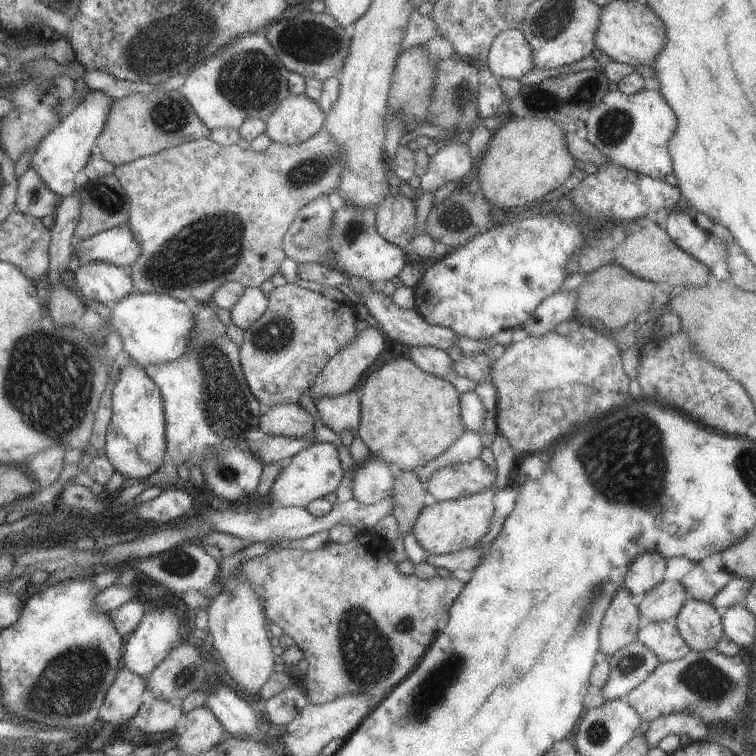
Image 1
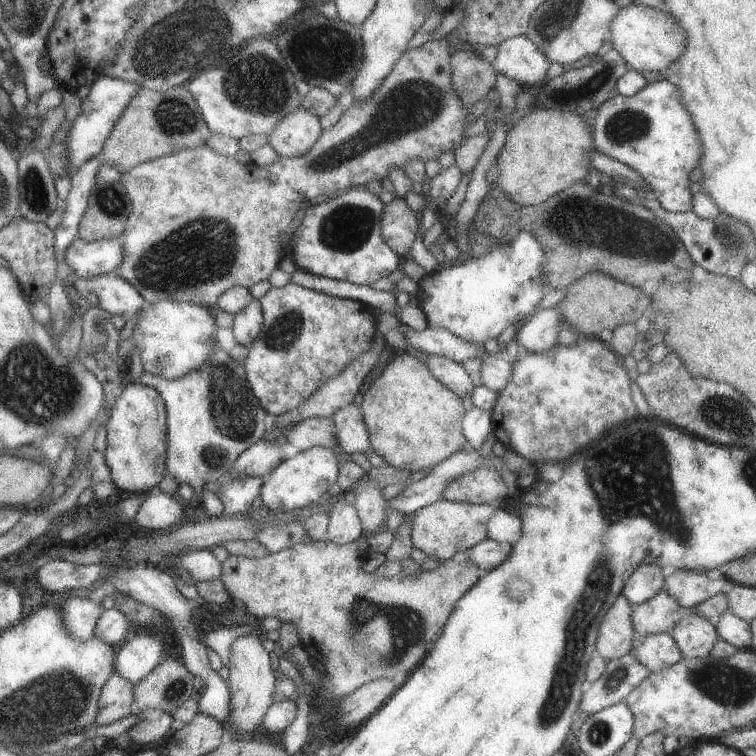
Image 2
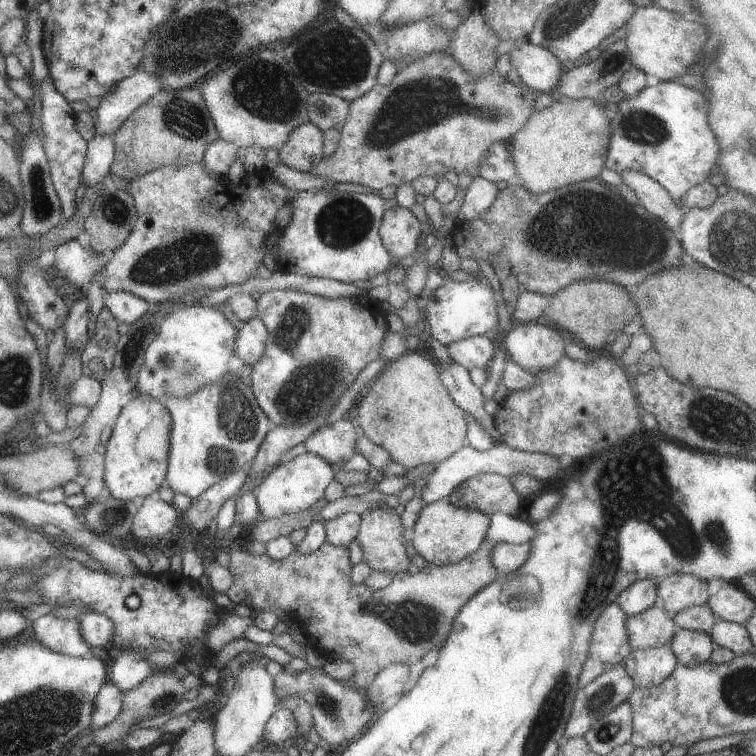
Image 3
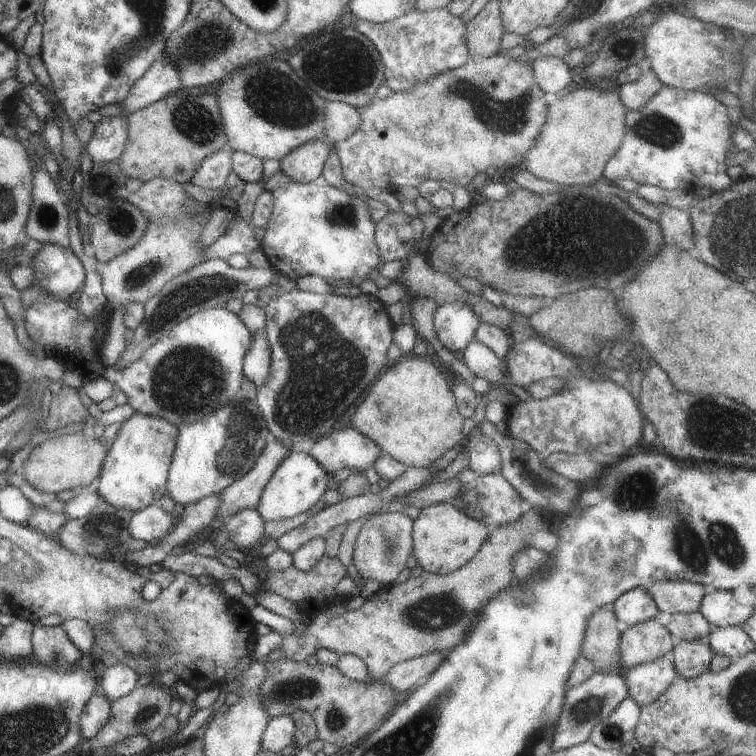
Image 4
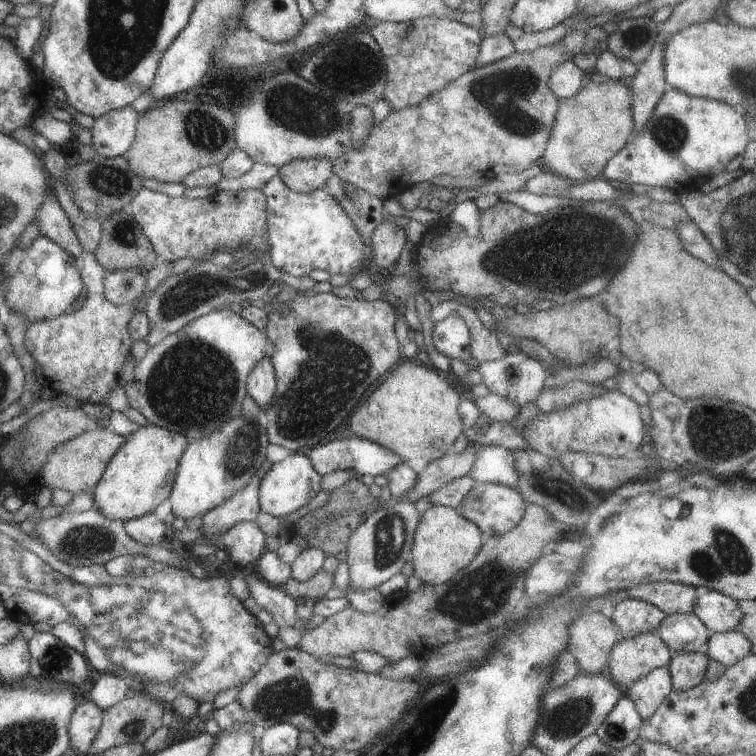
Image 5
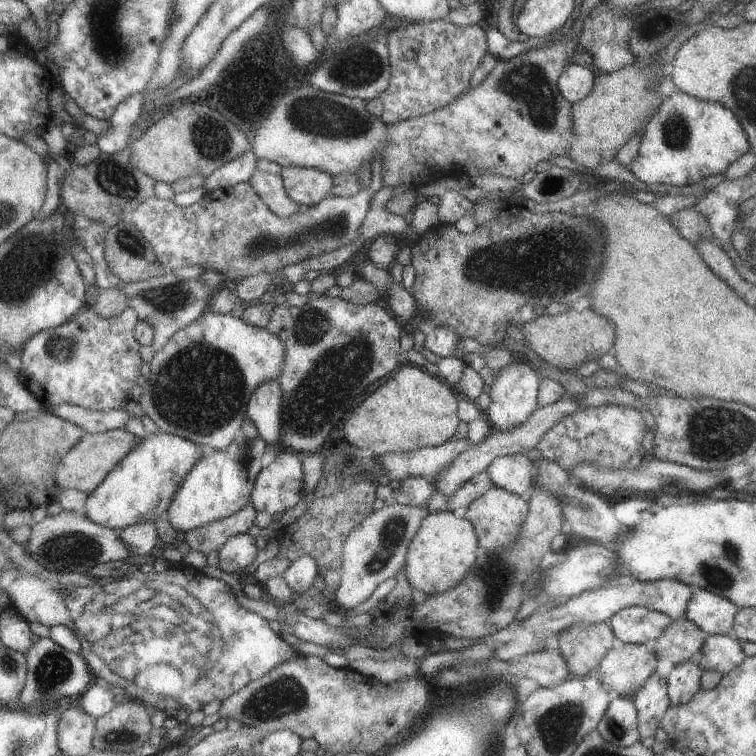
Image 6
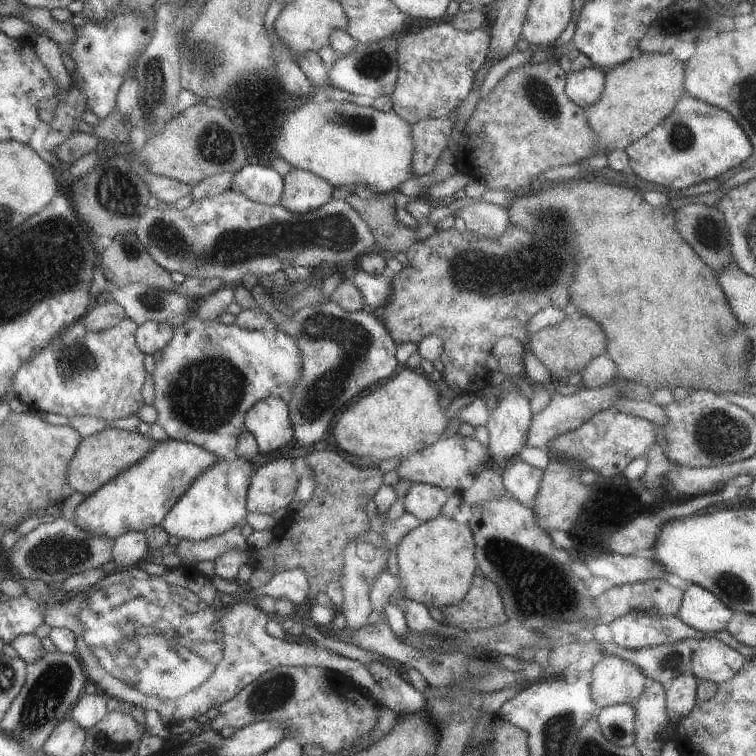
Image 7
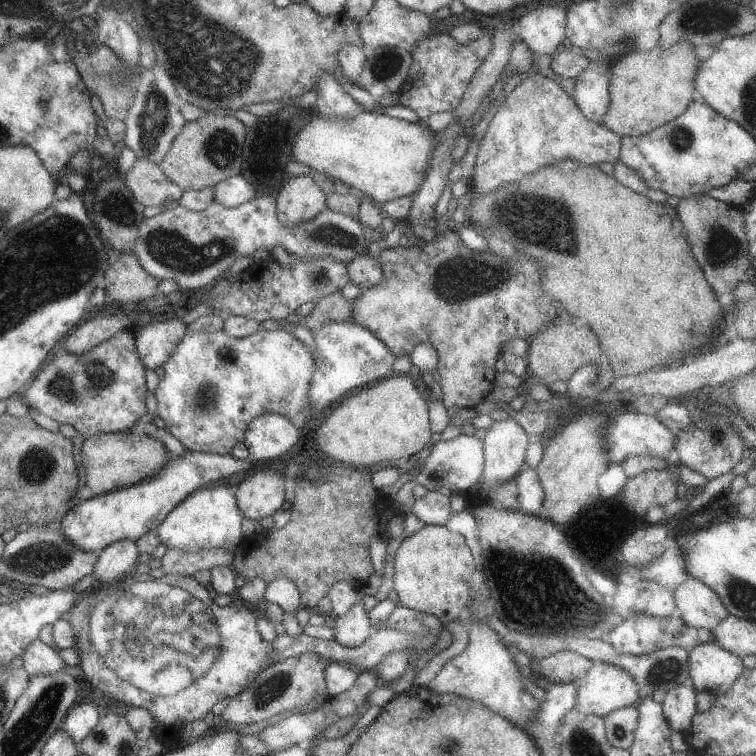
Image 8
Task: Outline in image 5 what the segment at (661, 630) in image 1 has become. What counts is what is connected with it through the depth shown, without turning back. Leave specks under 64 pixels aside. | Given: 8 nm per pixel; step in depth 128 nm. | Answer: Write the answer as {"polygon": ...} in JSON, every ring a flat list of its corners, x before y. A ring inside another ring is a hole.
{"polygon":[[666,665,655,668,624,691,633,700,644,721,656,712,668,693,673,691,669,667]]}

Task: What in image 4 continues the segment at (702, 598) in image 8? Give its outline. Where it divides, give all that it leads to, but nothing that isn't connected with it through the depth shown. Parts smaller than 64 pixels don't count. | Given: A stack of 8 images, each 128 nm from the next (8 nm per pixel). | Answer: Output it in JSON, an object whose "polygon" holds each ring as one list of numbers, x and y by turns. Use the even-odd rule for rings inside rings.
{"polygon":[[710,589,700,603,699,610,713,627,735,627,748,620,754,609,738,603,733,591]]}

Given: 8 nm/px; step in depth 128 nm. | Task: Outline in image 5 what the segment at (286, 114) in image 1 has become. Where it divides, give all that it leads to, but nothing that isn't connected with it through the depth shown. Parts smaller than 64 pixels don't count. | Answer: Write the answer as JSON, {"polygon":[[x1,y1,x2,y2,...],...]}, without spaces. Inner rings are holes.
{"polygon":[[327,158,296,159,279,168,279,177,288,188,306,194,323,188,333,175,333,162]]}

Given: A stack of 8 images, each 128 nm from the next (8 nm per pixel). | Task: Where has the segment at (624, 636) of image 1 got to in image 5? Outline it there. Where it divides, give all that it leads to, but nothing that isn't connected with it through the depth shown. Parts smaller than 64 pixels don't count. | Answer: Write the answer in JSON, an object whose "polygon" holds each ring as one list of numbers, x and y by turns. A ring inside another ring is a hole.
{"polygon":[[582,612,571,622,565,650,576,657,580,672,591,675,606,671,610,651,621,639,611,618]]}

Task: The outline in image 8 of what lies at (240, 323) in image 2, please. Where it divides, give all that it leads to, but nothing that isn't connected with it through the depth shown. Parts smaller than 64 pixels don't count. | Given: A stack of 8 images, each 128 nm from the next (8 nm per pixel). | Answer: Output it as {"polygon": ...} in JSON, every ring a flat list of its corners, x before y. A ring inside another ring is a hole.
{"polygon":[[276,413,257,416,248,425,243,438,250,460,259,464,285,457,288,452,296,449,298,440,299,428]]}

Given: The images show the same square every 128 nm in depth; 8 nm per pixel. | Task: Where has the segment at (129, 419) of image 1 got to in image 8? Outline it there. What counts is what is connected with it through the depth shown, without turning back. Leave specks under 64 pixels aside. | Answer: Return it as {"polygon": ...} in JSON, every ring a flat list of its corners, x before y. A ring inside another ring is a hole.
{"polygon":[[186,450,185,456,172,457,153,477,125,489,116,489,86,499,72,507,56,526,74,546,89,553,103,551,122,539,136,542,147,532,157,529,164,517,194,491,218,480,224,480,228,476,242,472,250,474,255,470,256,462,250,459,237,459,231,454,219,455]]}

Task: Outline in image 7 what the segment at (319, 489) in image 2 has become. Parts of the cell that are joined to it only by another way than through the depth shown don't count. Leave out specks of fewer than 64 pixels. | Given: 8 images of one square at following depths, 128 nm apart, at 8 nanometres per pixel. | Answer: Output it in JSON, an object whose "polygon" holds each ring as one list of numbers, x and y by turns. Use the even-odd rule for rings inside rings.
{"polygon":[[281,457,254,471,246,496,247,513,272,515,291,504,298,486,294,462]]}

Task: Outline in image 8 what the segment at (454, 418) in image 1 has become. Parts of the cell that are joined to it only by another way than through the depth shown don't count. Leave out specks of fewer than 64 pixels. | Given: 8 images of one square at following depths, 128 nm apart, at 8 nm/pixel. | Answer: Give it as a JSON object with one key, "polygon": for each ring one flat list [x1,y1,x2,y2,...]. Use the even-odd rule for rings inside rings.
{"polygon":[[391,373,388,377,376,381,350,393,350,396,342,400,337,408,331,409,322,422,315,426,314,444,320,455,339,464,359,466,374,466,380,462,401,463,403,460,423,453,428,450,431,442,430,418,428,417,427,400,429,396,418,392,418,384,413,381,409,374]]}

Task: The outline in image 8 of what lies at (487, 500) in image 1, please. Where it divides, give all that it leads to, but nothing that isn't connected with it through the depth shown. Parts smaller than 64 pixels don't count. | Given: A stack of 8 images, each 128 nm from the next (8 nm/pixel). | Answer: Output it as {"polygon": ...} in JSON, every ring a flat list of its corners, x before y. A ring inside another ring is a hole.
{"polygon":[[424,525,424,528,406,537,396,551,392,593,396,594,400,606,434,615,447,624,466,614,472,597,469,581,478,568,463,535,449,530,444,525]]}

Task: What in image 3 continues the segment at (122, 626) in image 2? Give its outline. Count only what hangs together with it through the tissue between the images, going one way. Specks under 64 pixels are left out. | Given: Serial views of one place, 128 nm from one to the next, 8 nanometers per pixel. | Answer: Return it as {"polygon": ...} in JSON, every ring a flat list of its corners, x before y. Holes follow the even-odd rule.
{"polygon":[[91,611,86,615,80,614,77,621,80,634,90,648,105,647,111,641,114,623,110,617]]}

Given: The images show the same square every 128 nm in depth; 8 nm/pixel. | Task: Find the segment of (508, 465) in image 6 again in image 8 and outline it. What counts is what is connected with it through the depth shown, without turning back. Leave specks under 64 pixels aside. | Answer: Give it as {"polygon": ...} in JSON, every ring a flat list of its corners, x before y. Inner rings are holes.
{"polygon":[[524,466,512,480,518,489,516,510,535,517,544,517,544,491,538,473,532,467]]}

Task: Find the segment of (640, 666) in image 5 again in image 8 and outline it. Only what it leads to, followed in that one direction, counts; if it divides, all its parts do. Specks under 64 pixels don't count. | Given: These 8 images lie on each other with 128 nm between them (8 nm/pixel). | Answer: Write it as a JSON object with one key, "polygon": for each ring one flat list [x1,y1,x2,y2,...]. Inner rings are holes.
{"polygon":[[596,664,586,671,584,683,579,685,575,710,585,715,603,717,613,710,635,705,639,699,638,683,628,671,612,664]]}

